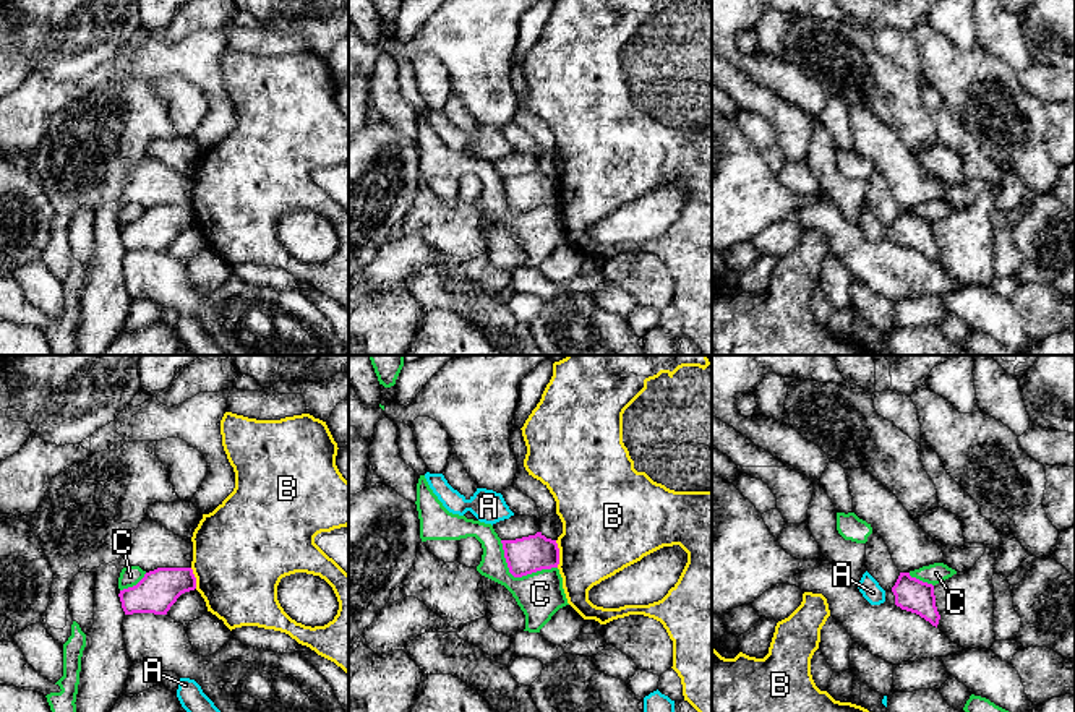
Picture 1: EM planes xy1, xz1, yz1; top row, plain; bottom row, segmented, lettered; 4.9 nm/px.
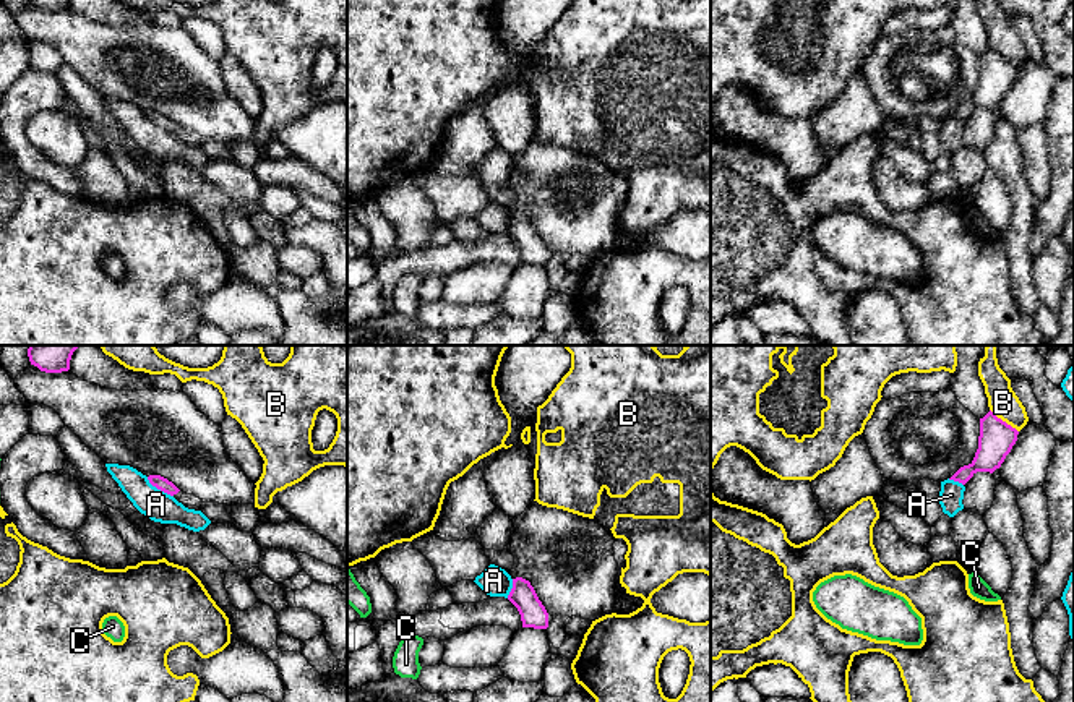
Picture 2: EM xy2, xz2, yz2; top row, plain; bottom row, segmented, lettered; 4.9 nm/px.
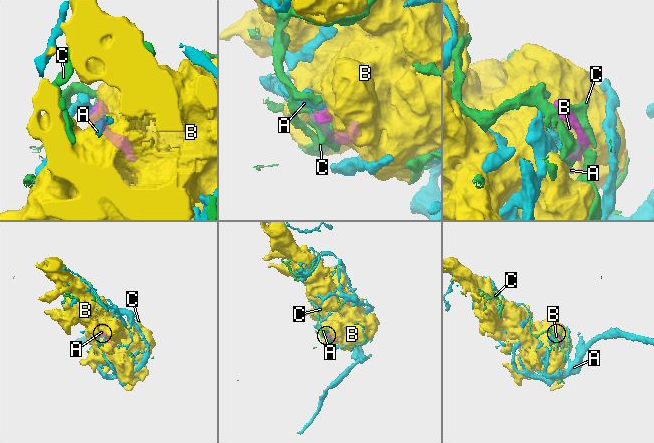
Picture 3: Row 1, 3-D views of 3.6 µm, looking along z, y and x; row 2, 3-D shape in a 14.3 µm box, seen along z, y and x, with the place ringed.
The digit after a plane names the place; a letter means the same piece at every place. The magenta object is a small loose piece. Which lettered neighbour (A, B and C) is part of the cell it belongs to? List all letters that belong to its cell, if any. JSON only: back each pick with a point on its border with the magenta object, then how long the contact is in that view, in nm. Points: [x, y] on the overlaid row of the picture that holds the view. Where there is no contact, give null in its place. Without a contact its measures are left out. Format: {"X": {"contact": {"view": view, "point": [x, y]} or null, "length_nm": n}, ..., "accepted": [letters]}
{"accepted": []}

